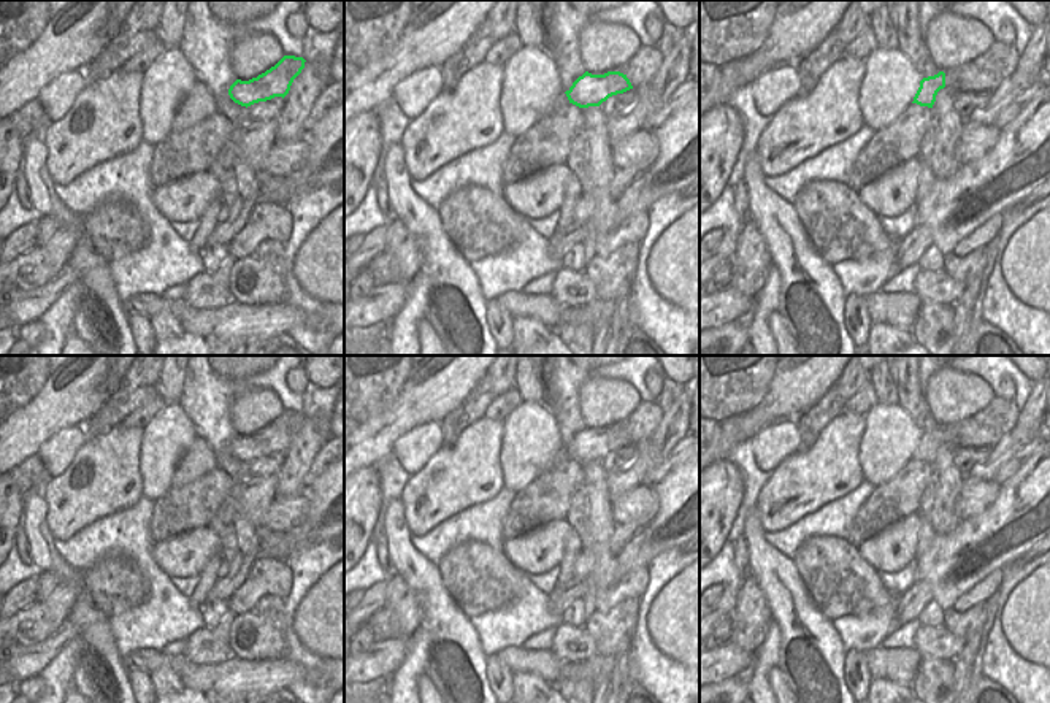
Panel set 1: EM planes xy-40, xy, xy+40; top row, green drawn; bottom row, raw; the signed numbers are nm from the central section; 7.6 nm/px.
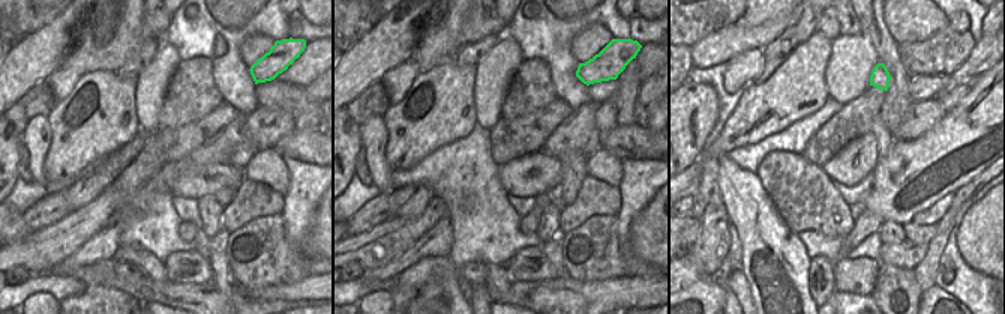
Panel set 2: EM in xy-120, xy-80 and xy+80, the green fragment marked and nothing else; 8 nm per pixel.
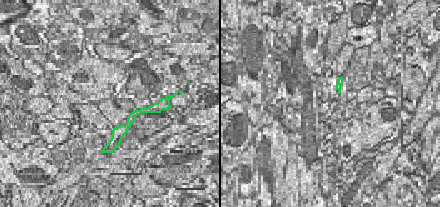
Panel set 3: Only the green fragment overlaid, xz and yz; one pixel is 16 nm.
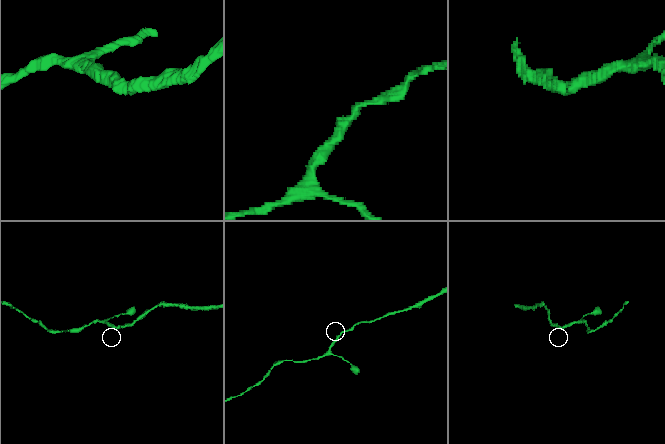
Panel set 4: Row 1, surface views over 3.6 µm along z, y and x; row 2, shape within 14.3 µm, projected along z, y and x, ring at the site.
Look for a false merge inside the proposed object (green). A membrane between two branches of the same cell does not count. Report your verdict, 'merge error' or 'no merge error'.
no merge error

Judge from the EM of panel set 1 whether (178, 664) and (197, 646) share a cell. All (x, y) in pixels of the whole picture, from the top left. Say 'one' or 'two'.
two

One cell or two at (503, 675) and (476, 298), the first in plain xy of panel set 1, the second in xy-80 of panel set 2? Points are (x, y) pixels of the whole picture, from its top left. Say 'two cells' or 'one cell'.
one cell

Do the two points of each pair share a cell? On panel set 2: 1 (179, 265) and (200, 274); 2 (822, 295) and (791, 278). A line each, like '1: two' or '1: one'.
1: one
2: two

